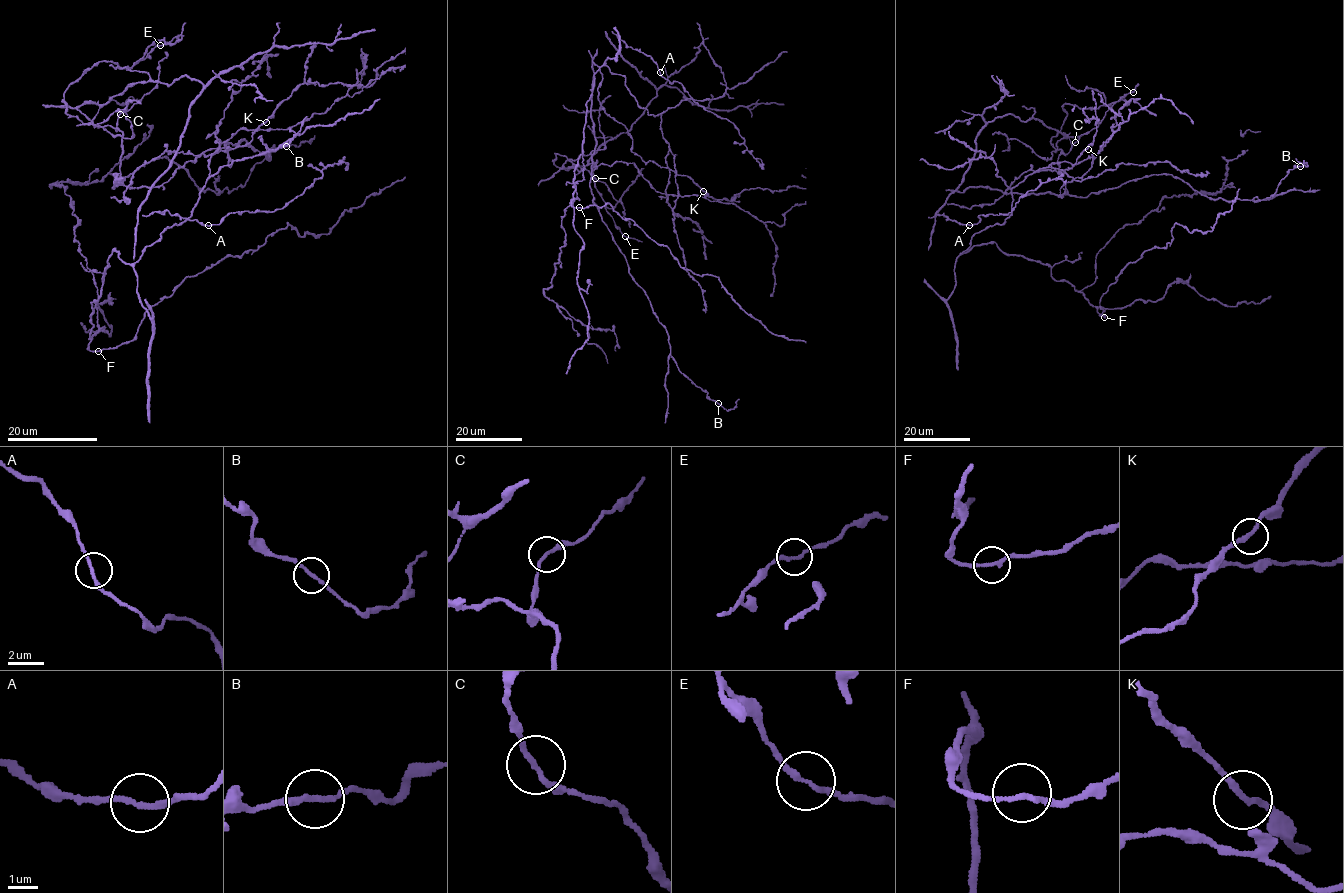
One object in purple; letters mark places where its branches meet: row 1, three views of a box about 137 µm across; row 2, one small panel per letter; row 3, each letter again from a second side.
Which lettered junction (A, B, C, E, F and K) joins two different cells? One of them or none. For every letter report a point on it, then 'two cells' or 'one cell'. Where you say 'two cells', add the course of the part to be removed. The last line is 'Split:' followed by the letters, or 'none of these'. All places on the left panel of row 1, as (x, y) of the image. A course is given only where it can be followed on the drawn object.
A: place (208, 225); one cell
B: place (286, 146); one cell
C: place (120, 114); one cell
E: place (160, 45); one cell
F: place (98, 351); one cell
K: place (266, 122); one cell
Split: none of these

